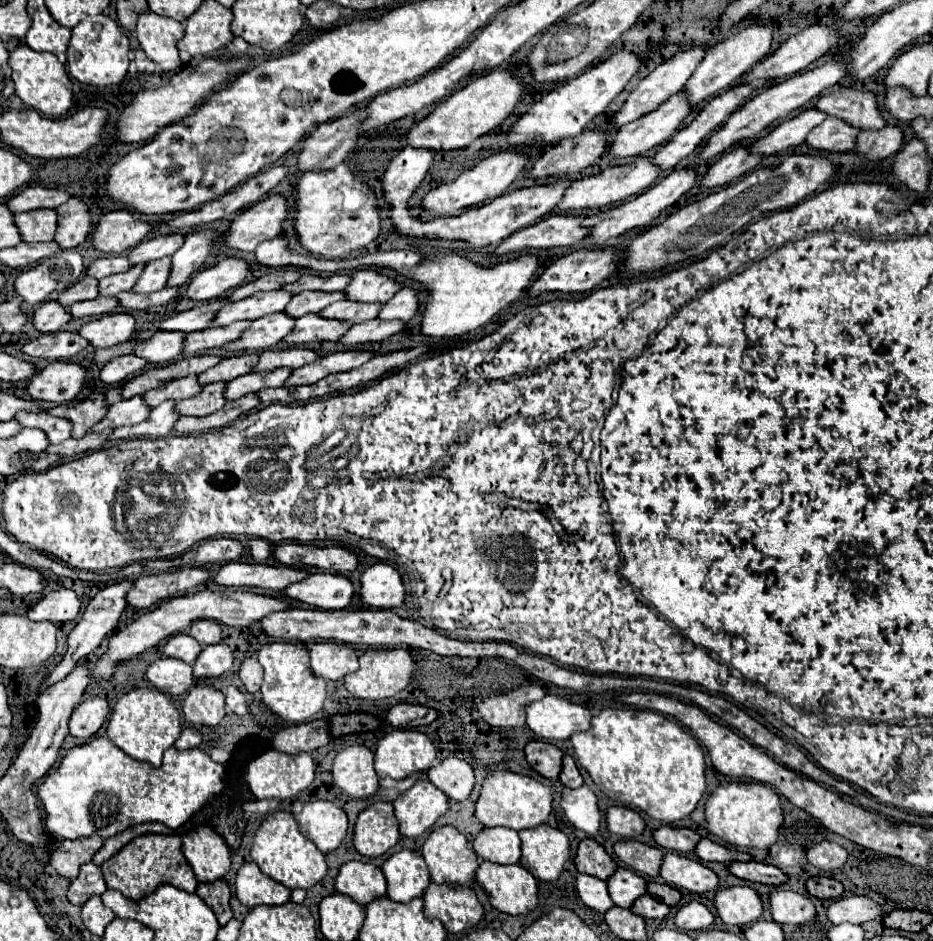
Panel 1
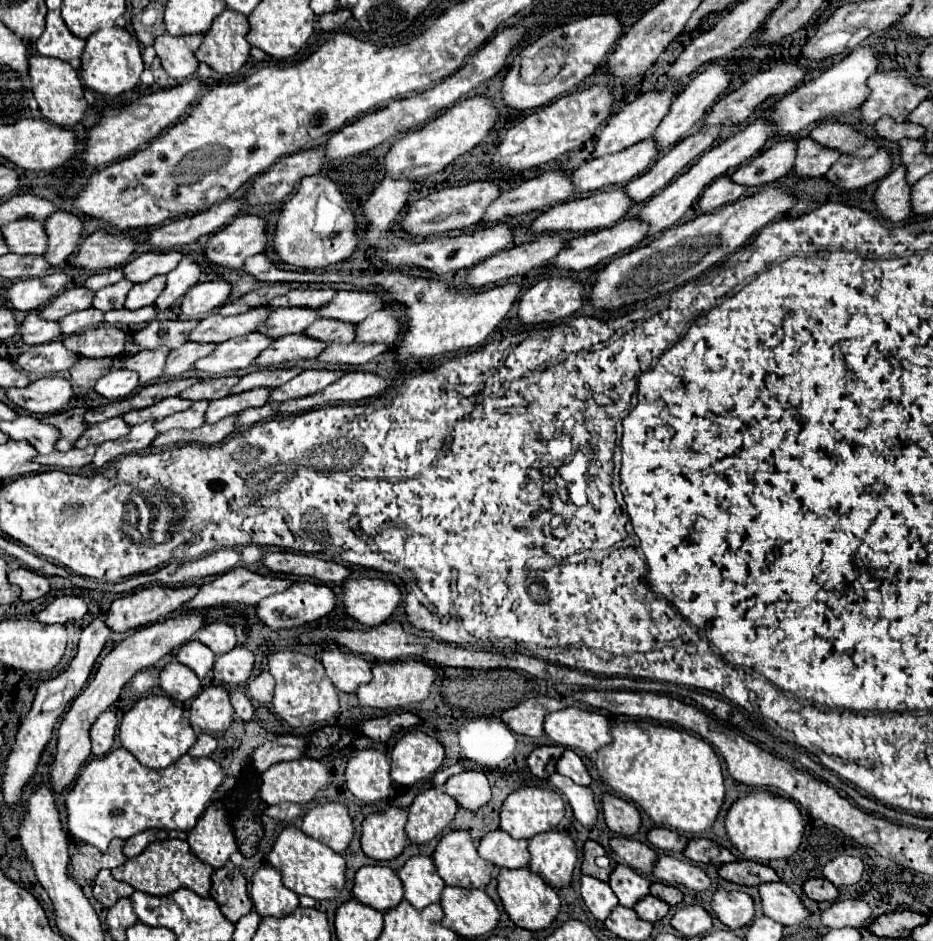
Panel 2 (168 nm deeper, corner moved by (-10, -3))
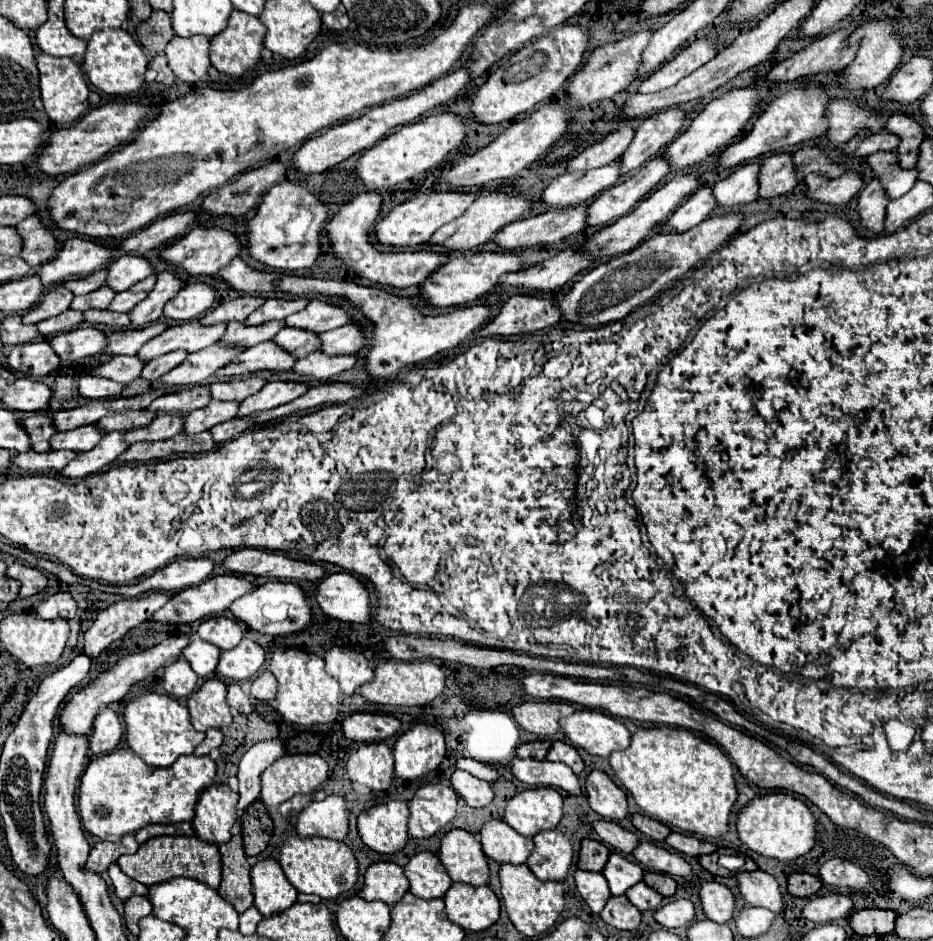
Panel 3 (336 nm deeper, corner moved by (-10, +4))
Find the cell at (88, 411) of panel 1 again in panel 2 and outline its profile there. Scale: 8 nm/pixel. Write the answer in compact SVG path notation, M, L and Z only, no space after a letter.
M70 408L66 412L40 418L44 424L52 424L52 426L56 426L60 430L60 438L56 442L56 450L60 450L60 452L70 450L74 446L76 438L80 438L82 430L88 428L86 424L82 424L82 414L84 412L86 412L84 408Z

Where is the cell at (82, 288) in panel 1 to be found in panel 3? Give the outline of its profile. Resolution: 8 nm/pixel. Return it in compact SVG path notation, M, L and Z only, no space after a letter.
M56 285L54 289L50 289L44 295L44 299L36 307L26 311L22 315L22 319L24 319L24 323L38 323L38 321L56 317L56 315L64 313L70 307L72 299L74 299L74 295L72 295L70 289L66 289L64 285Z

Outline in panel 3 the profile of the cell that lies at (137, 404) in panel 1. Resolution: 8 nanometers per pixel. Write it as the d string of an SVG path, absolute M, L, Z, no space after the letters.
M84 425L74 431L56 433L54 439L50 439L52 449L72 449L72 451L90 451L100 439L104 437L104 431L98 425Z

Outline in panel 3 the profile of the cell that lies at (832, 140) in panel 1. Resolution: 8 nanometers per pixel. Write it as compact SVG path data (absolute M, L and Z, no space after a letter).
M774 153L762 161L760 197L780 197L800 185L794 153Z

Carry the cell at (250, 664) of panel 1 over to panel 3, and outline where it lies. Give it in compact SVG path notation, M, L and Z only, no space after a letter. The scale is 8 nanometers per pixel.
M264 671L260 673L258 677L252 679L252 687L250 687L250 695L258 701L272 701L276 697L276 687L278 687L278 681L274 679L274 675L270 671Z

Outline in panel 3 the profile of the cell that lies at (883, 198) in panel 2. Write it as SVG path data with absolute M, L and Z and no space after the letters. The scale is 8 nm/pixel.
M872 179L860 193L858 199L858 213L868 229L874 233L880 233L884 229L886 221L886 207L892 199L882 191L882 183L878 179Z

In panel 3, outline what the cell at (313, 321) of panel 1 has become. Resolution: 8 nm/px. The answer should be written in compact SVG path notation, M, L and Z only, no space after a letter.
M266 341L266 343L258 343L254 347L248 347L244 353L240 353L238 357L234 357L222 371L218 371L218 375L246 375L246 373L254 373L254 371L278 371L278 369L292 369L296 363L294 355L290 355L290 351L282 351L282 347L278 347L274 341Z

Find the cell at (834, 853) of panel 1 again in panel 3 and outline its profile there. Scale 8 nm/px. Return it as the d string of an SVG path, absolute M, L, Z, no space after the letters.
M828 859L820 867L820 879L826 885L862 889L868 883L866 871L848 859Z

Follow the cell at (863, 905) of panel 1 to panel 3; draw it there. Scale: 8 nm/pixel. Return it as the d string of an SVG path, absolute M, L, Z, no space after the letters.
M820 895L820 897L812 897L808 901L808 905L804 907L802 915L814 923L832 923L836 919L848 917L852 913L854 901L850 895Z

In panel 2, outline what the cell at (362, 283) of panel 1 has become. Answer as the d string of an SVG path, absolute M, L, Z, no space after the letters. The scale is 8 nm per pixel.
M340 290L328 304L318 310L318 314L320 318L358 324L376 310L382 310L382 300L376 294Z

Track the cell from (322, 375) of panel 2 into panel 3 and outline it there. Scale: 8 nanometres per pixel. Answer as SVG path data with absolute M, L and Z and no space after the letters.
M270 381L258 393L250 395L248 399L240 403L238 417L242 415L246 417L256 411L264 411L264 409L272 409L272 407L290 403L292 399L304 395L308 387L310 387L308 383L296 383L296 381Z

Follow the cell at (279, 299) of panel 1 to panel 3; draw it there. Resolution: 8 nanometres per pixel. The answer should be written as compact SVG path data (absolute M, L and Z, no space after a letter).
M192 319L190 323L178 323L168 327L156 339L150 339L140 351L138 357L150 361L152 357L164 355L168 351L184 349L184 351L200 351L218 339L222 339L222 331L226 331L226 323L216 323L210 327L202 327L200 319Z

